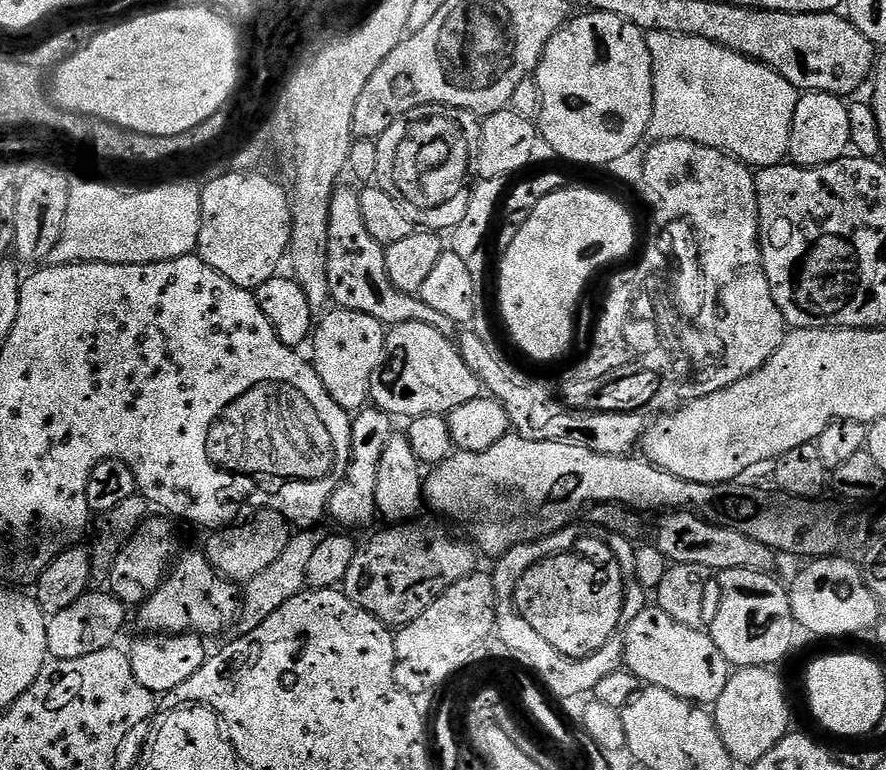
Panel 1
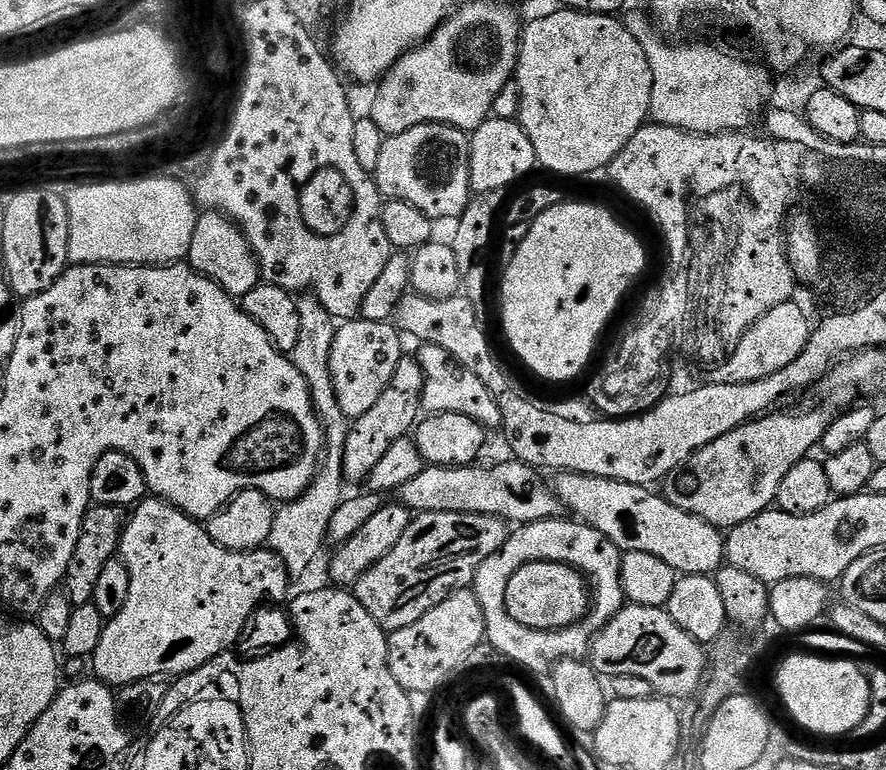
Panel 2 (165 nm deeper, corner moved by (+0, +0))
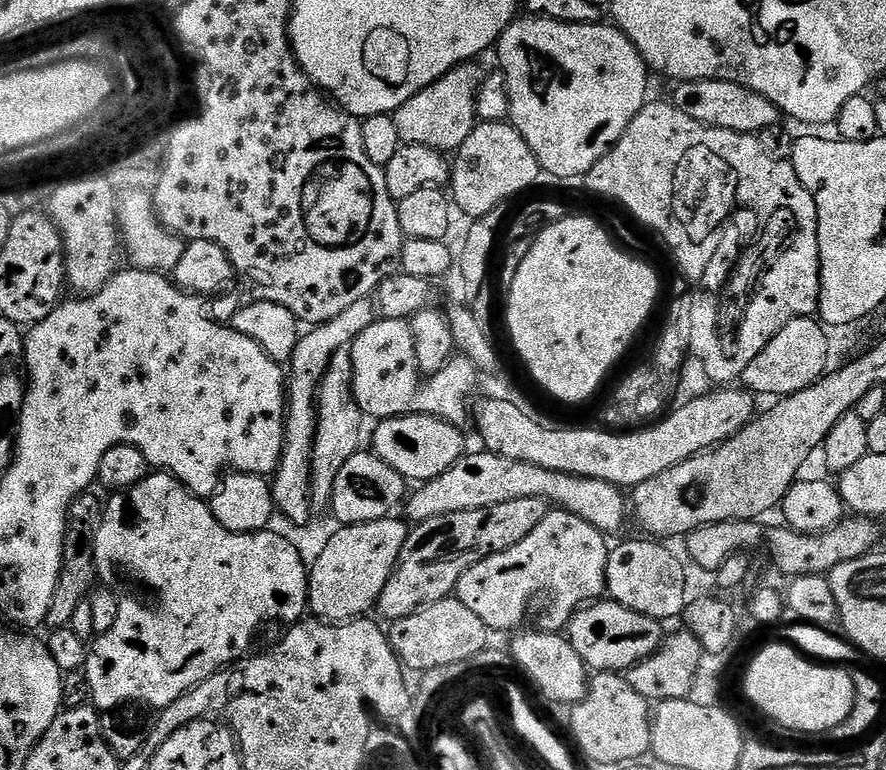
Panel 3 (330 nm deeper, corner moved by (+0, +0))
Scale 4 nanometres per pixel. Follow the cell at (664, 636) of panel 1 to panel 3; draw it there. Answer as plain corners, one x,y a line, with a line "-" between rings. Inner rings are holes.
601,598
579,608
567,626
566,639
572,643
574,650
578,650
589,669
623,673
659,650
666,635
664,628
659,620
638,614
617,600

